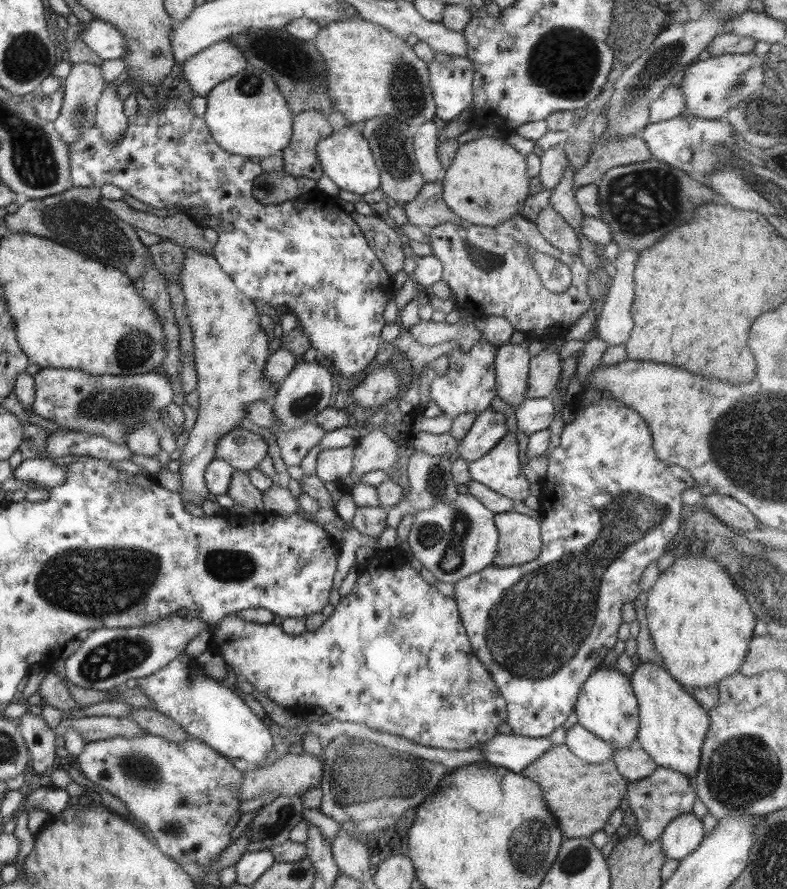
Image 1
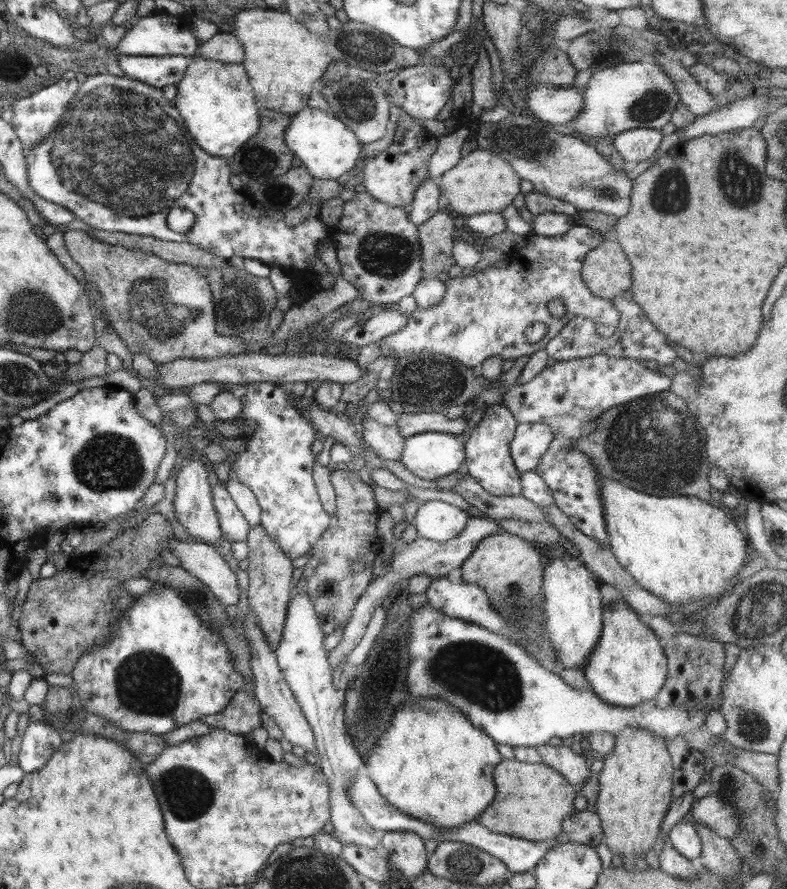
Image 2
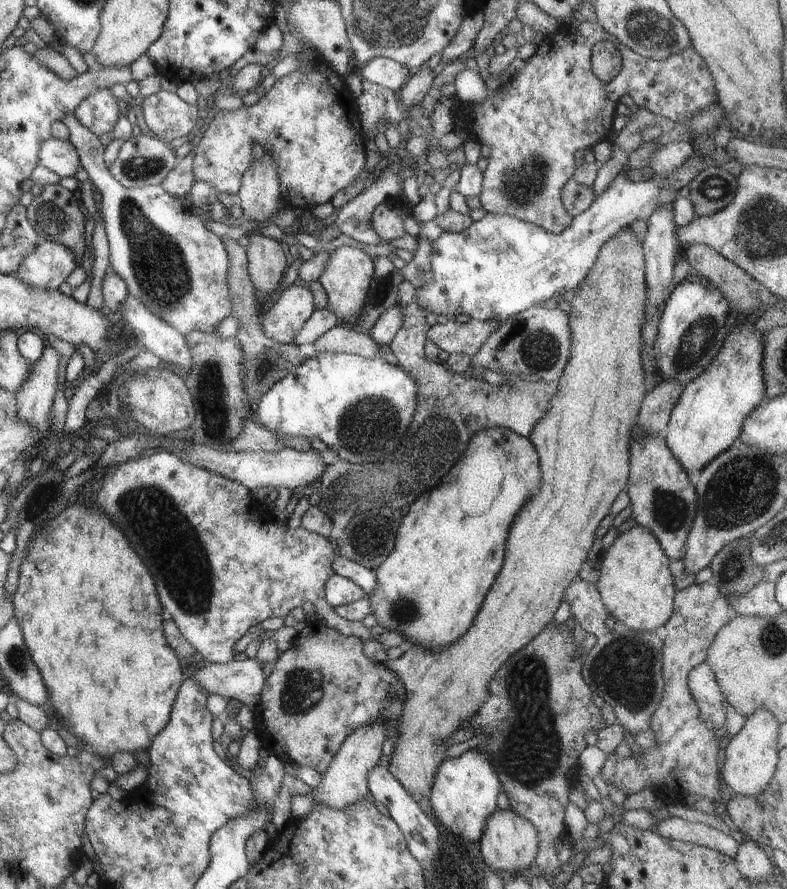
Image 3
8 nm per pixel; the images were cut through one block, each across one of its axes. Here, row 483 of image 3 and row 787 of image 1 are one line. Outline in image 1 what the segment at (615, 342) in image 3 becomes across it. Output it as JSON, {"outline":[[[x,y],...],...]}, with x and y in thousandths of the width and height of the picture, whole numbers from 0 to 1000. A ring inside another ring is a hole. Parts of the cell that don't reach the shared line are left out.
{"outline":[[[704,838],[682,855],[673,858],[661,871],[676,875],[689,884],[691,900],[706,918],[714,945],[722,943],[748,943],[765,934],[773,920],[787,909],[790,898],[797,897],[797,876],[787,871],[779,855],[762,859],[747,859],[727,849],[718,838]]]}

